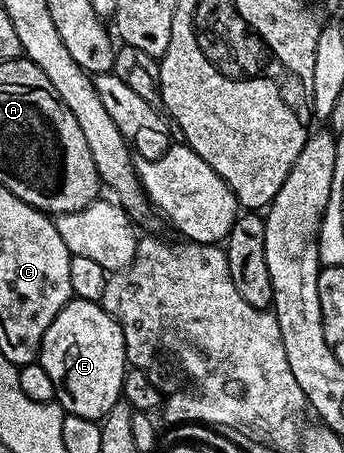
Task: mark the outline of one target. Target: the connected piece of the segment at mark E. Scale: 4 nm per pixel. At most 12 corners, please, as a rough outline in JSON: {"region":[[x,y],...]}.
{"region":[[72,297],[37,361],[66,413],[101,420],[129,369],[121,328]]}

